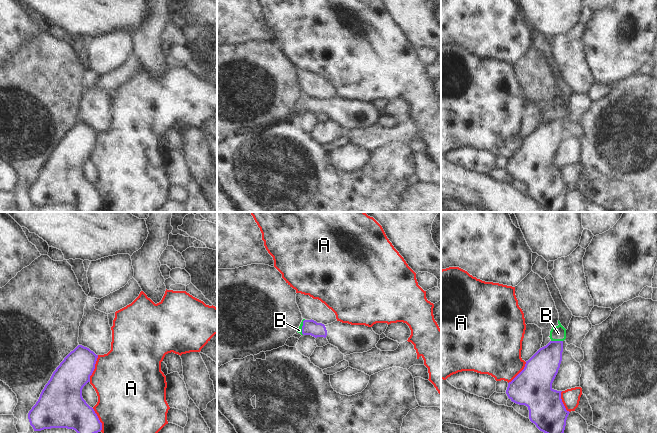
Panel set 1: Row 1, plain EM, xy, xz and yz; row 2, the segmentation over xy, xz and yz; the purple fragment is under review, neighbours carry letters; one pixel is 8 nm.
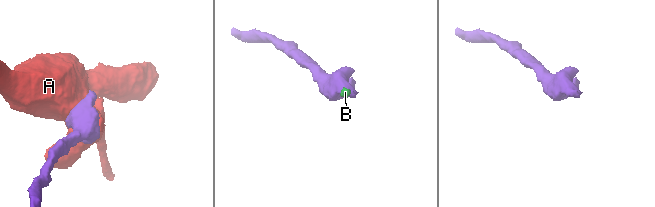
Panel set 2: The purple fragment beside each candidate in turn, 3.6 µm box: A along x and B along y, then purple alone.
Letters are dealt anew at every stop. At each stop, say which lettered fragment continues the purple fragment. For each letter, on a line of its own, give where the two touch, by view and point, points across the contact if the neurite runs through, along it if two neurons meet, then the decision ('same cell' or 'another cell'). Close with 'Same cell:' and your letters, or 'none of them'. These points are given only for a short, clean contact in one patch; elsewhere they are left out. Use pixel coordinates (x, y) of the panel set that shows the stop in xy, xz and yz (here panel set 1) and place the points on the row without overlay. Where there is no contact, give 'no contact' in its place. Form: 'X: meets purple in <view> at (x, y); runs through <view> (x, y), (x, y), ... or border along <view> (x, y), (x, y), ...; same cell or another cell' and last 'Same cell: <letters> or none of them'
A: meets purple in xy at (94, 144); another cell
B: meets purple in yz at (557, 117); border along yz (551, 116), (562, 117); another cell
Same cell: none of them

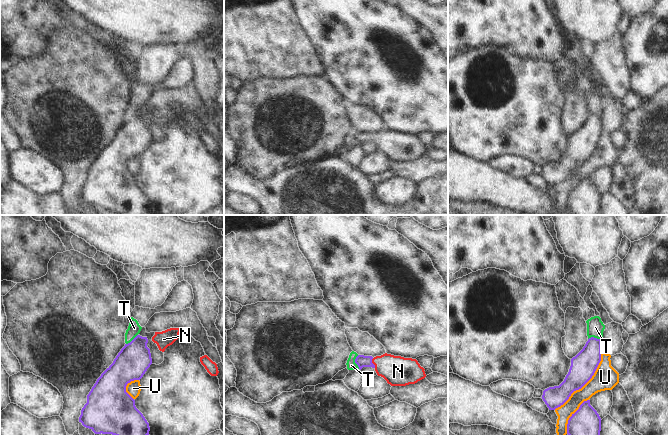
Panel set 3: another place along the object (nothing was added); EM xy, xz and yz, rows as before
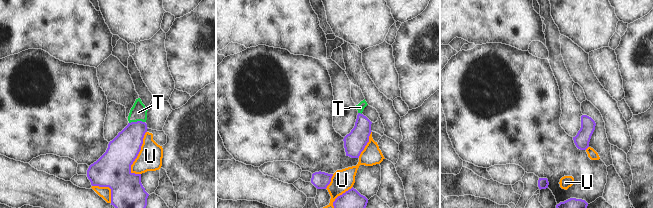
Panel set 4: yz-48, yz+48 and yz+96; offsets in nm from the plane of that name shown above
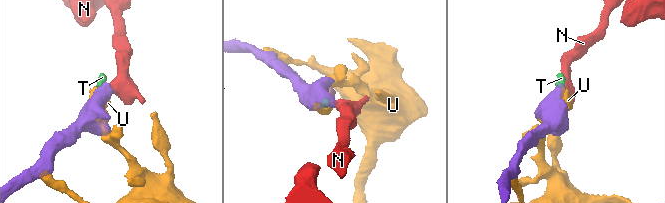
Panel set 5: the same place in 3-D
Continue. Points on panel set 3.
N: meets purple in xz at (372, 139); runs through xz (362, 137), (372, 139), (381, 139), (398, 147); same cell
T: meets purple in xz at (355, 138); border along xz (357, 131), (355, 139), (359, 144); another cell
U: meets purple in yz at (584, 160); another cell
Same cell: N

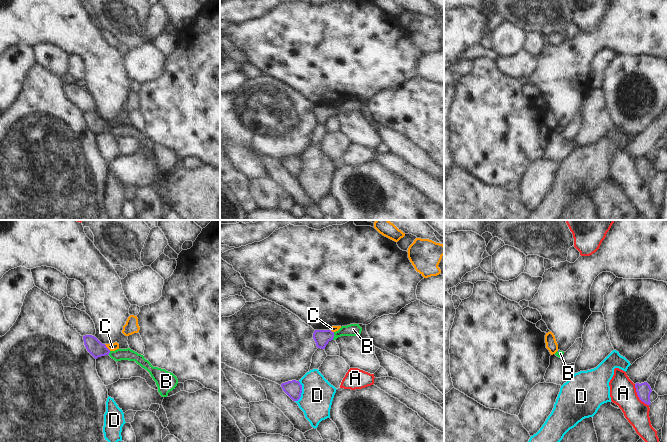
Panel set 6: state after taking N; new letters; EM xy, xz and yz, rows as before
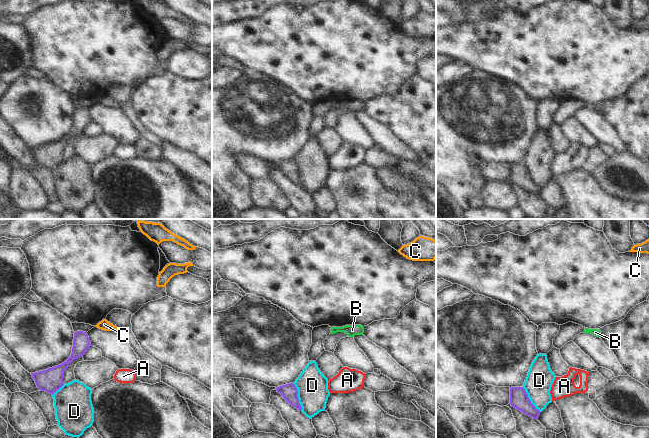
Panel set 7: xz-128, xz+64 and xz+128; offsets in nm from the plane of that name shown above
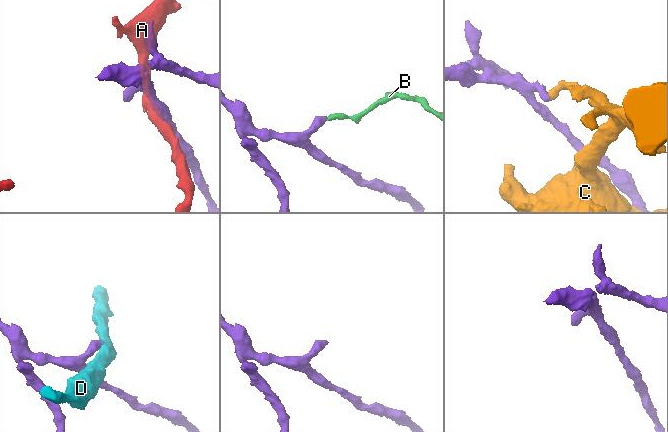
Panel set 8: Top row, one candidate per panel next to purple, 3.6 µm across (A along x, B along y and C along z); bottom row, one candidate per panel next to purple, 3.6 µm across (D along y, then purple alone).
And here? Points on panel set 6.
A: meets purple in yz at (638, 172); border along yz (634, 160), (637, 172), (648, 181); another cell
B: meets purple in xz at (333, 112); runs through xz (321, 113), (333, 112), (353, 105); same cell
C: meets purple in xy at (106, 123); another cell
D: meets purple in xz at (301, 168); another cell
Same cell: B

